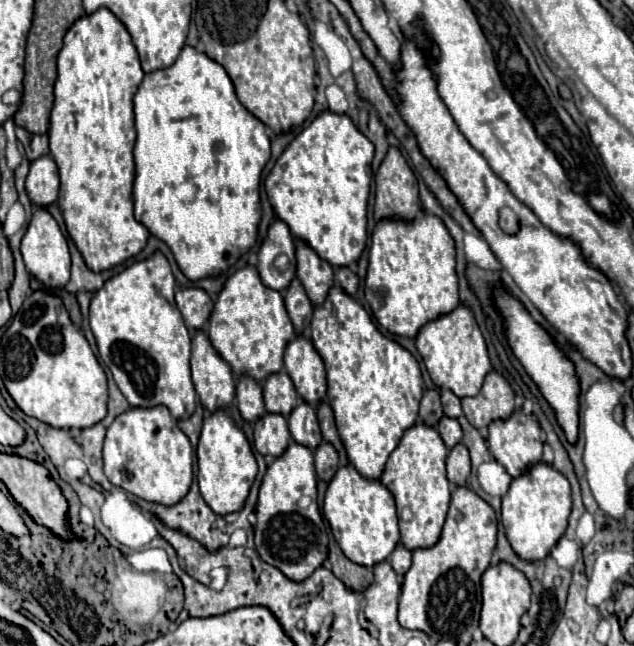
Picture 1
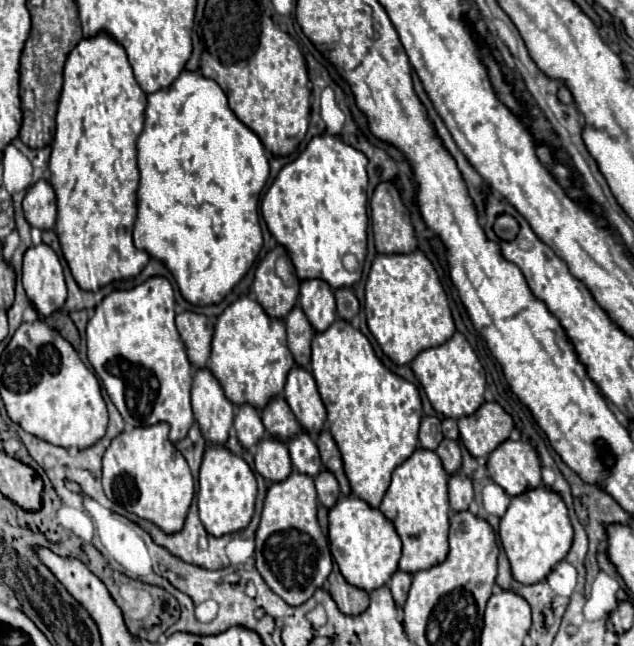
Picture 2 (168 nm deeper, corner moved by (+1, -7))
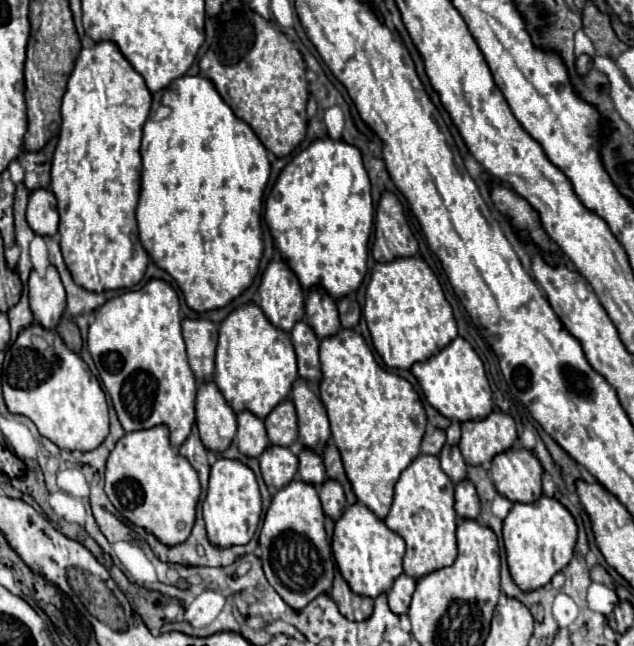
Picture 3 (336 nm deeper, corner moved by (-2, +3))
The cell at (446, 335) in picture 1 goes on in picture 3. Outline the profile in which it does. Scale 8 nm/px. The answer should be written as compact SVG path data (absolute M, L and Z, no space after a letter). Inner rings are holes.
M461 337L451 341L445 349L441 349L431 359L423 363L415 363L411 367L411 373L417 377L429 405L451 421L459 421L459 423L479 421L493 411L491 389L487 383L483 361L473 351L473 347Z

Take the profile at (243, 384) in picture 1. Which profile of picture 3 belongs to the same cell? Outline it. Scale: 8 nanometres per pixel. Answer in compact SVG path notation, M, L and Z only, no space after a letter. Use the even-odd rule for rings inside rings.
M243 411L237 415L237 423L239 423L239 429L237 429L239 451L247 457L259 457L269 445L263 421L253 413Z

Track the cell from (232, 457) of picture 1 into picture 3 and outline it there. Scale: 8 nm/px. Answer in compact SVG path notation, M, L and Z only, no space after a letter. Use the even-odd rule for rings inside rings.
M217 459L217 463L211 467L209 489L203 501L203 519L213 545L229 547L249 543L261 519L261 495L255 473L239 461Z

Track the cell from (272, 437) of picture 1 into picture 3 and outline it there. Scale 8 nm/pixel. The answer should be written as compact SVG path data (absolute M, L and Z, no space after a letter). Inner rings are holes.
M269 445L259 457L261 475L269 489L279 491L297 477L297 457L279 445Z

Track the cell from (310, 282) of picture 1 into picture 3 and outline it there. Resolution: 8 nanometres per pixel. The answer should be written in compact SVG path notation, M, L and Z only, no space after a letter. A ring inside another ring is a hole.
M313 289L305 301L305 321L317 333L317 337L329 337L329 333L337 333L339 313L335 299L331 299L323 289Z

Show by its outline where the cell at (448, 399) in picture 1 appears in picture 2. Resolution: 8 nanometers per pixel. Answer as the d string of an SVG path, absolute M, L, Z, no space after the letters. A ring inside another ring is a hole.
M446 417L442 421L442 433L444 433L444 437L456 441L458 439L458 421L452 419L452 417Z

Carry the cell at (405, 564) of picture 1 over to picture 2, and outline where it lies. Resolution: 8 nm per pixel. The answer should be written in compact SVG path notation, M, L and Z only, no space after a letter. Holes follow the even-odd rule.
M398 569L398 571L392 575L392 579L390 579L390 591L392 591L394 601L396 601L398 605L404 605L406 595L408 595L408 589L410 589L410 583L412 583L410 573L404 573L404 571Z

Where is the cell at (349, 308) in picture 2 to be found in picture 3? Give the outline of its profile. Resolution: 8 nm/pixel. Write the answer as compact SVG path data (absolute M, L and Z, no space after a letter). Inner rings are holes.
M353 297L339 299L337 309L339 309L339 319L341 319L343 329L353 329L359 323L361 311L359 311L359 305L357 305L357 301Z

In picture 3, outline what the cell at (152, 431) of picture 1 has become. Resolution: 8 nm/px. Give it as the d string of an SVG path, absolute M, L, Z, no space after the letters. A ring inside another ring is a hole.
M157 425L153 429L125 433L125 437L121 441L117 441L115 449L111 451L111 455L107 459L105 493L125 523L141 527L147 533L153 533L163 545L179 545L189 537L189 533L193 529L195 507L197 507L197 501L201 495L201 485L199 485L197 471L189 465L189 461L185 457L181 457L171 447L169 429L165 425Z

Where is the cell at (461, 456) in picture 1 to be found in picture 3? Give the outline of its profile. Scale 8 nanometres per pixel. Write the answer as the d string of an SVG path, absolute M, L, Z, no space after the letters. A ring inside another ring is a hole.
M461 481L455 487L455 511L463 519L477 519L479 517L479 497L469 481Z

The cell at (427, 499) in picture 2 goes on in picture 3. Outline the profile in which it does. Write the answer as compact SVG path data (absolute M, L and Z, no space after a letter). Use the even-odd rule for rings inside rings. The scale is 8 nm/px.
M419 455L399 477L395 485L395 497L385 525L403 537L407 553L403 557L403 571L413 579L421 579L437 569L453 565L457 557L455 543L455 485L443 473L439 459L433 455Z

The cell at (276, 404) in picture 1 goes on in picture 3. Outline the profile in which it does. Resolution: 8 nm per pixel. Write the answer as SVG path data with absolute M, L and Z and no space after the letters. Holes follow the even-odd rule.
M285 399L283 403L279 403L265 417L265 429L273 445L289 447L297 441L297 415L295 415L295 405L291 403L291 399Z

